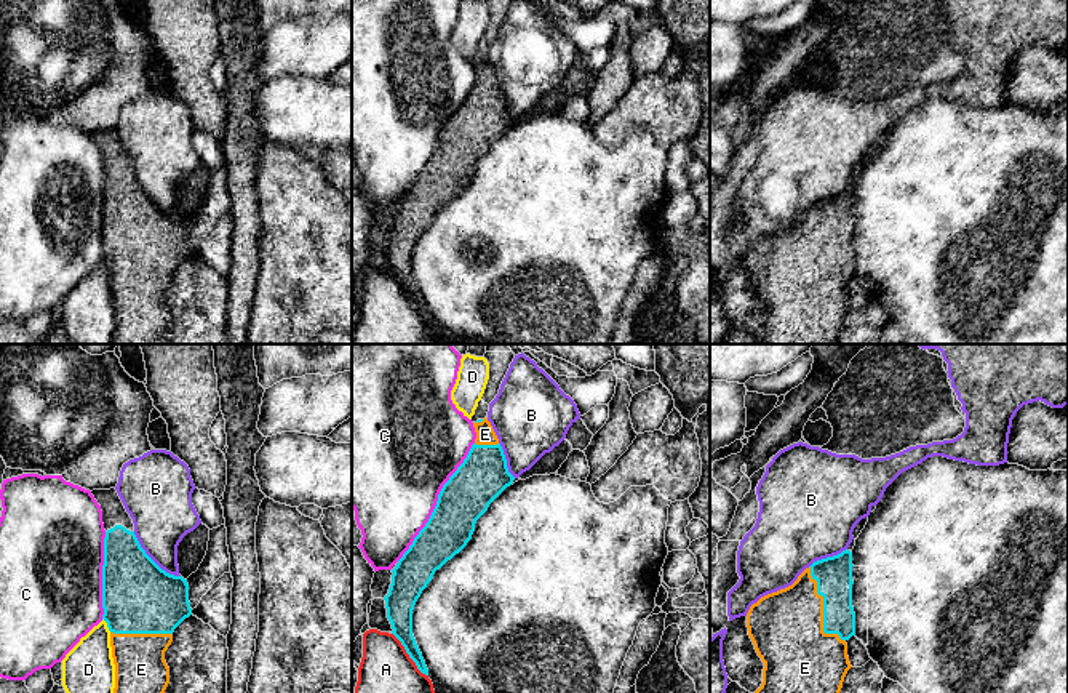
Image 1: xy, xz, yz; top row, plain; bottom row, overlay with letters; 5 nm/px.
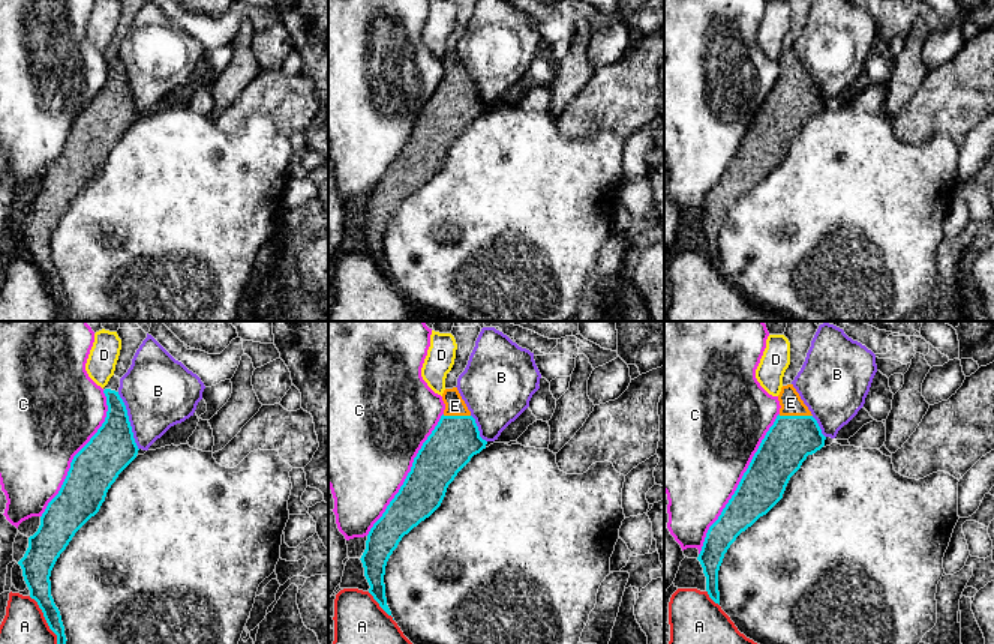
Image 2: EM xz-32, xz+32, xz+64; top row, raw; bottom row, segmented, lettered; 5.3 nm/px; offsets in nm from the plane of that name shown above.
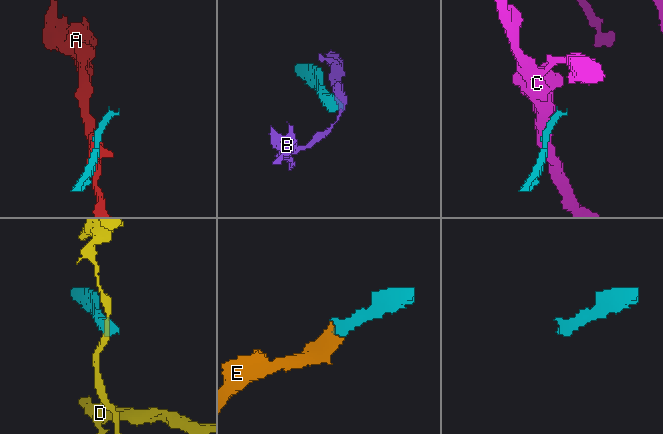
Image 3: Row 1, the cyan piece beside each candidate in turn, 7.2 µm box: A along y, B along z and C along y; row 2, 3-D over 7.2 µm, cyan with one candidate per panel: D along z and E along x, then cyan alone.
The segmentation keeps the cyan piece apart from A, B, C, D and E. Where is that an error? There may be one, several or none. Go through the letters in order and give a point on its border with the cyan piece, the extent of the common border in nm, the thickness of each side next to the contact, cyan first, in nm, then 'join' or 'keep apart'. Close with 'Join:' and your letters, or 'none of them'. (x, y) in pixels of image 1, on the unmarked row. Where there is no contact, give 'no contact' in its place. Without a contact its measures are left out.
A: meets cyan in xz at (408, 295); contact 280 nm long; 140 nm thick on the cyan side, 400 nm on the other; keep apart
B: meets cyan in xy at (151, 200); contact 340 nm long; 360 nm thick on the cyan side, 320 nm on the other; keep apart
C: meets cyan in xz at (437, 143); contact 700 nm long; 240 nm thick on the cyan side, 480 nm on the other; keep apart
D: meets cyan in xy at (107, 266); contact 80 nm long; 360 nm thick on the cyan side, 260 nm on the other; keep apart
E: meets cyan in yz at (824, 252); contact 420 nm long; 190 nm thick on the cyan side, 360 nm on the other; join
Join: E

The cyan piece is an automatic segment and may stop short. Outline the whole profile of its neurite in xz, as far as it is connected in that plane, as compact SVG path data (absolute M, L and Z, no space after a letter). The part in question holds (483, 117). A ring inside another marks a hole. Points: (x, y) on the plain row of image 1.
M488 59L473 69L475 85L443 126L428 163L392 211L392 226L384 238L392 275L425 317L428 310L412 277L414 246L435 213L467 187L476 162L515 122Z

